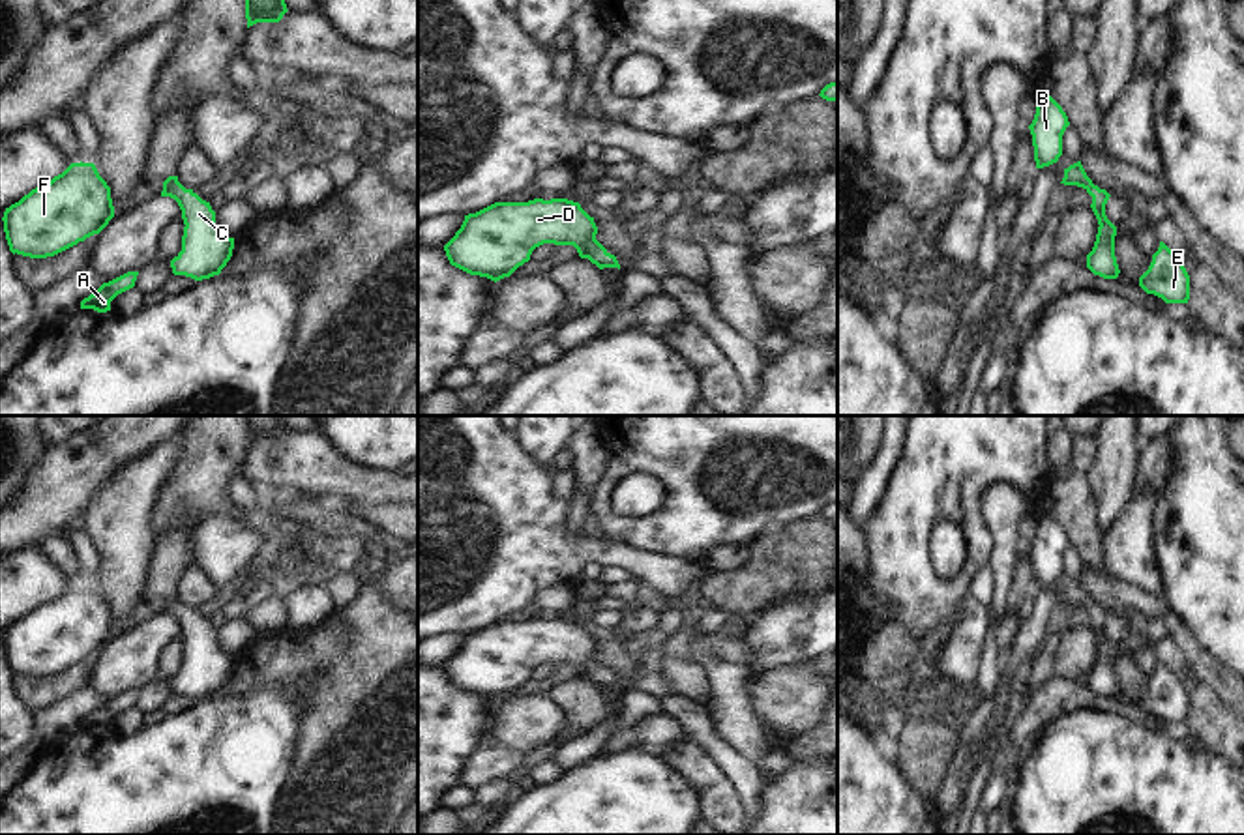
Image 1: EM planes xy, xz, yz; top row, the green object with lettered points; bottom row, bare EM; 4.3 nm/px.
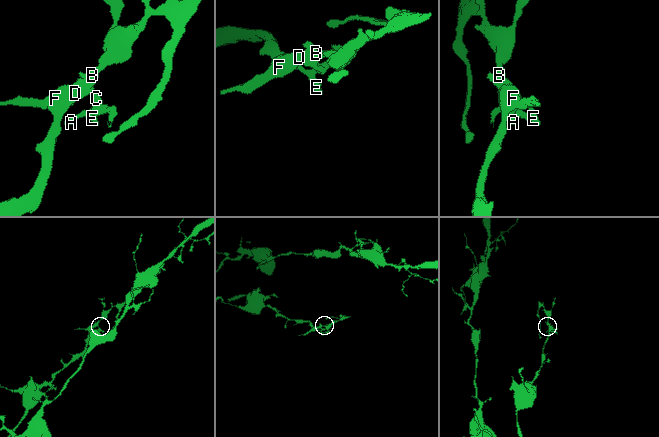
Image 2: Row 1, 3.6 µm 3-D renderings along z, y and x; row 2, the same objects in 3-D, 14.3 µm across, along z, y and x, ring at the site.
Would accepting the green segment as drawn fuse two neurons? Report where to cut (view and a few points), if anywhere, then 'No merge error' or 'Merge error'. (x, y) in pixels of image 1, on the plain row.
No split. No merge error.

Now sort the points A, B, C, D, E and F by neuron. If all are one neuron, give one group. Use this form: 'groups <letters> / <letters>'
groups A B C D E F

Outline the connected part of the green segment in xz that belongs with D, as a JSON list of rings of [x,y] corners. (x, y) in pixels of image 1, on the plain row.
[[[568,618],[495,622],[465,635],[444,670],[452,685],[495,702],[528,681],[532,670],[543,663],[573,665],[581,678],[600,689],[620,689],[616,676],[596,653],[594,637]]]

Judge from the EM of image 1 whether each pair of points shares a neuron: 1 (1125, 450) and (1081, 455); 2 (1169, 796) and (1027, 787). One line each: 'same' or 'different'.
1: different
2: same

